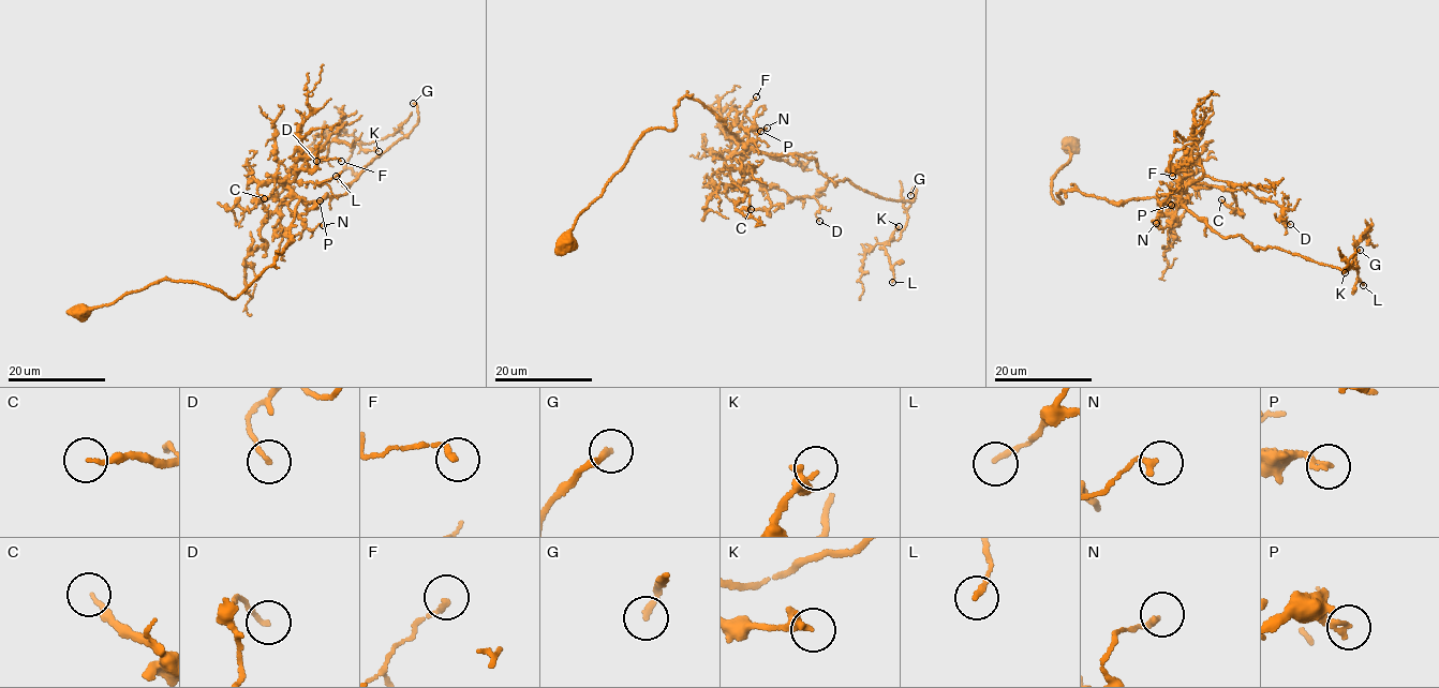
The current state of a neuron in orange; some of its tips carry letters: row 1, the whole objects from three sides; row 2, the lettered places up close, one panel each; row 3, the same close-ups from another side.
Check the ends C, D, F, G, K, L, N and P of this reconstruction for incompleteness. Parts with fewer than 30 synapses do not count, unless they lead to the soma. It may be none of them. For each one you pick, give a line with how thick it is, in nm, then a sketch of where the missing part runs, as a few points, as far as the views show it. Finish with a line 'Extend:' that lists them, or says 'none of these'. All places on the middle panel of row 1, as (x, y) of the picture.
G: 200 nm | (910, 195), (892, 205), (892, 219), (875, 226), (869, 197)
Extend: G

